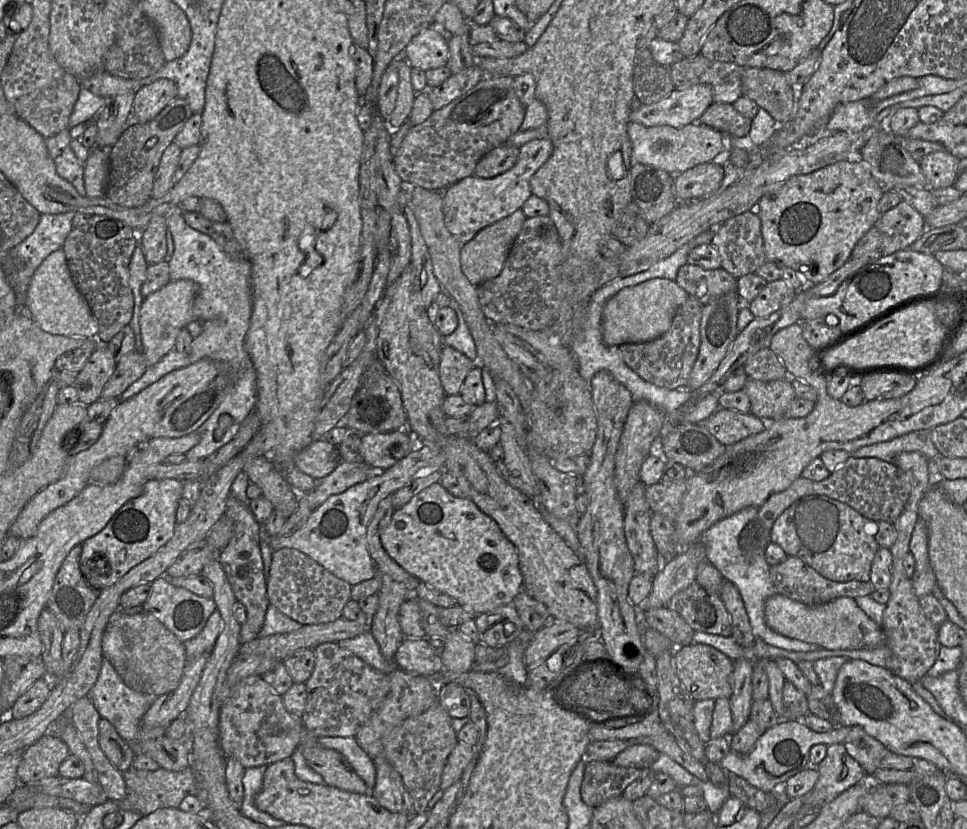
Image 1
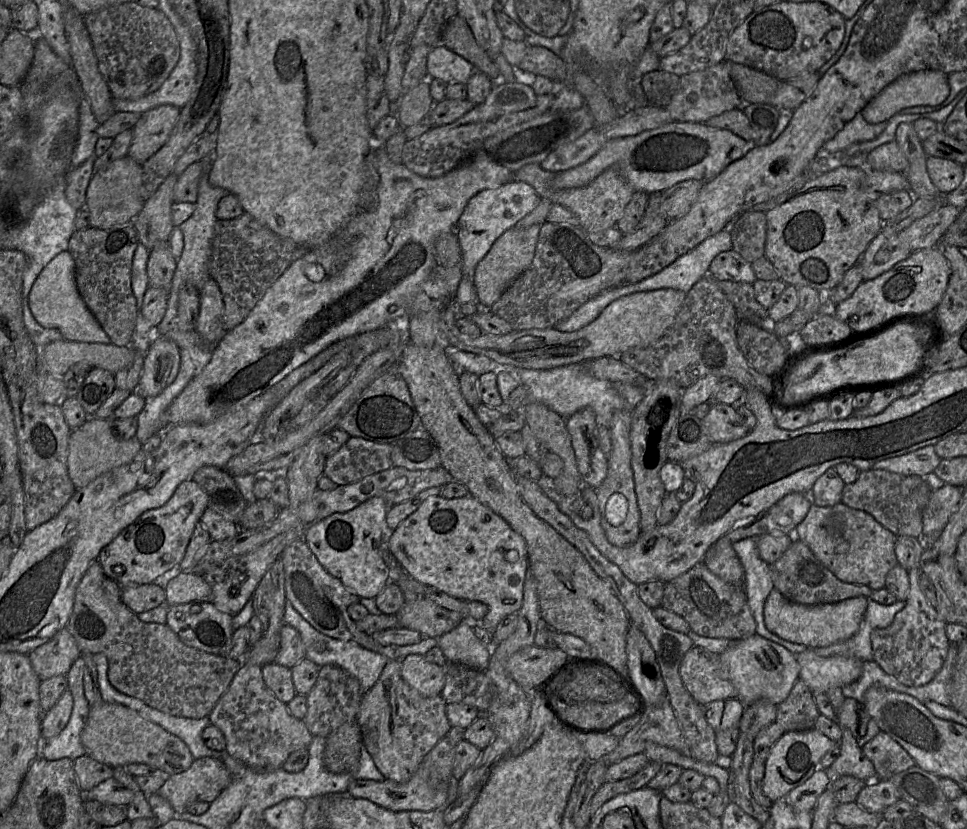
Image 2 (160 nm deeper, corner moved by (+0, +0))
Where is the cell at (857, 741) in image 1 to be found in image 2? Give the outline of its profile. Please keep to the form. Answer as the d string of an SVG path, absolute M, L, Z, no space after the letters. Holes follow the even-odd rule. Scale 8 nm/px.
M882 731L861 749L874 765L876 780L889 780L893 775L916 765L910 754L890 735Z

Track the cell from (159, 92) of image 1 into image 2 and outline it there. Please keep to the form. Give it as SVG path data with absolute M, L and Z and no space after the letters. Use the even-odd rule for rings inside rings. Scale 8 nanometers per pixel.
M165 104L141 114L134 126L128 157L142 165L168 140L177 123L180 109Z

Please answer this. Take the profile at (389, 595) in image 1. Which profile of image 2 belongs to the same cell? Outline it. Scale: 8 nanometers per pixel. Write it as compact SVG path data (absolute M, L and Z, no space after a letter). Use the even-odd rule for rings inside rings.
M400 660L387 661L376 684L364 694L357 717L364 747L385 779L398 783L408 781L418 770L426 755L447 736L451 725L446 715L446 704L442 695L423 696L407 684L401 675Z

